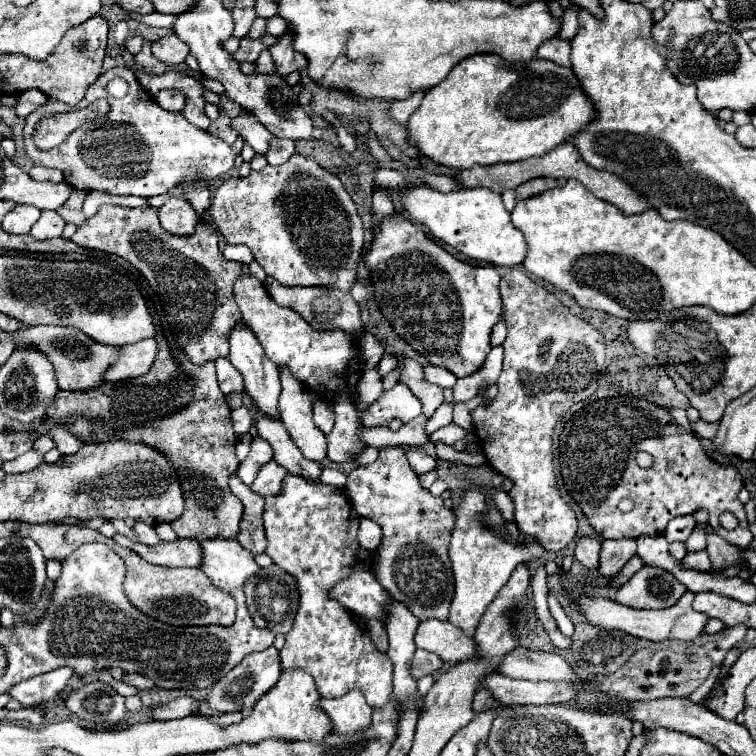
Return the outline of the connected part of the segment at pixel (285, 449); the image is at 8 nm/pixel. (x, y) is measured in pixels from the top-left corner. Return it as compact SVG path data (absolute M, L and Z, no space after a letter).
M249 400L249 410L253 412L259 436L263 440L267 440L271 444L271 448L275 450L273 460L279 462L279 466L283 466L289 474L297 474L297 476L317 480L319 472L321 472L321 466L317 462L311 462L307 458L303 458L297 444L293 442L293 438L285 430L283 422L279 418L275 418L275 416L263 414L255 400Z

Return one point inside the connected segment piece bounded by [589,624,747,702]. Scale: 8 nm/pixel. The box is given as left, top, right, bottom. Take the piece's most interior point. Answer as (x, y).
(674, 668)

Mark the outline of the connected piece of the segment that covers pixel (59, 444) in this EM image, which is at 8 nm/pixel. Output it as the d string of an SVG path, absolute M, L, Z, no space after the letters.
M53 424L51 430L47 432L47 436L55 442L55 448L61 454L75 454L83 446L71 432L67 432L65 428L61 428L59 424Z

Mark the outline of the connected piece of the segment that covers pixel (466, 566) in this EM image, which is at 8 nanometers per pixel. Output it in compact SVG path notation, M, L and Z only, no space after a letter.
M479 490L467 492L457 506L457 522L451 532L451 546L449 546L449 560L455 576L455 596L451 602L449 622L461 628L469 638L473 638L487 606L493 602L501 586L509 580L511 572L519 562L543 560L545 548L539 542L529 542L527 546L505 542L493 534L489 534L485 520L481 514L485 512L485 496Z

